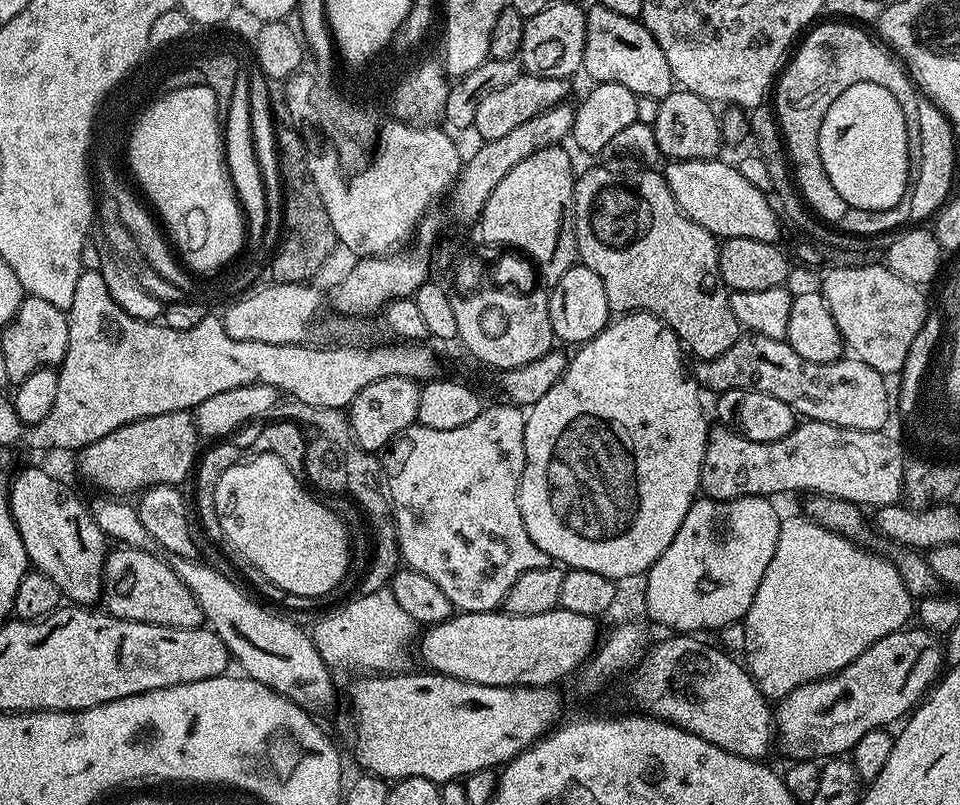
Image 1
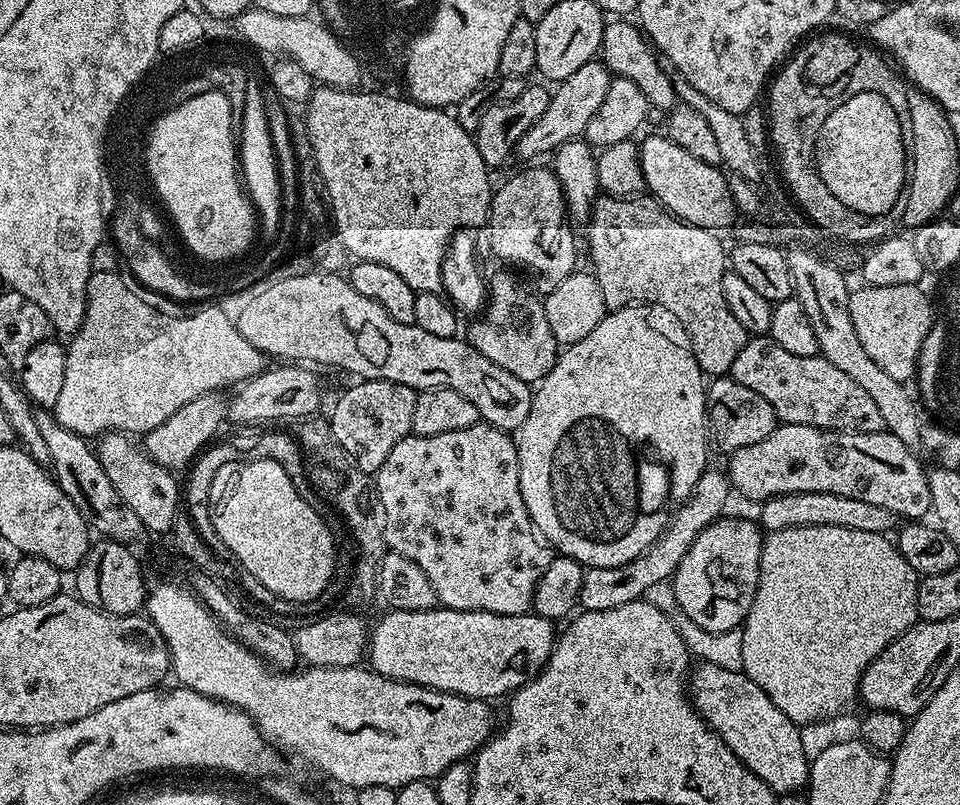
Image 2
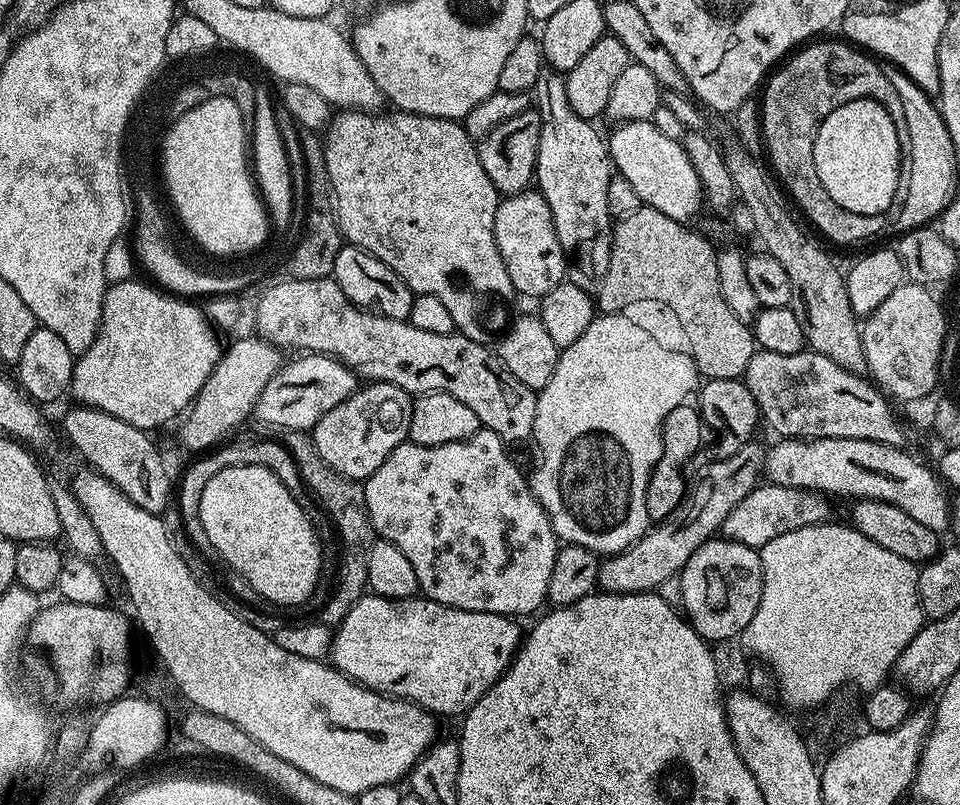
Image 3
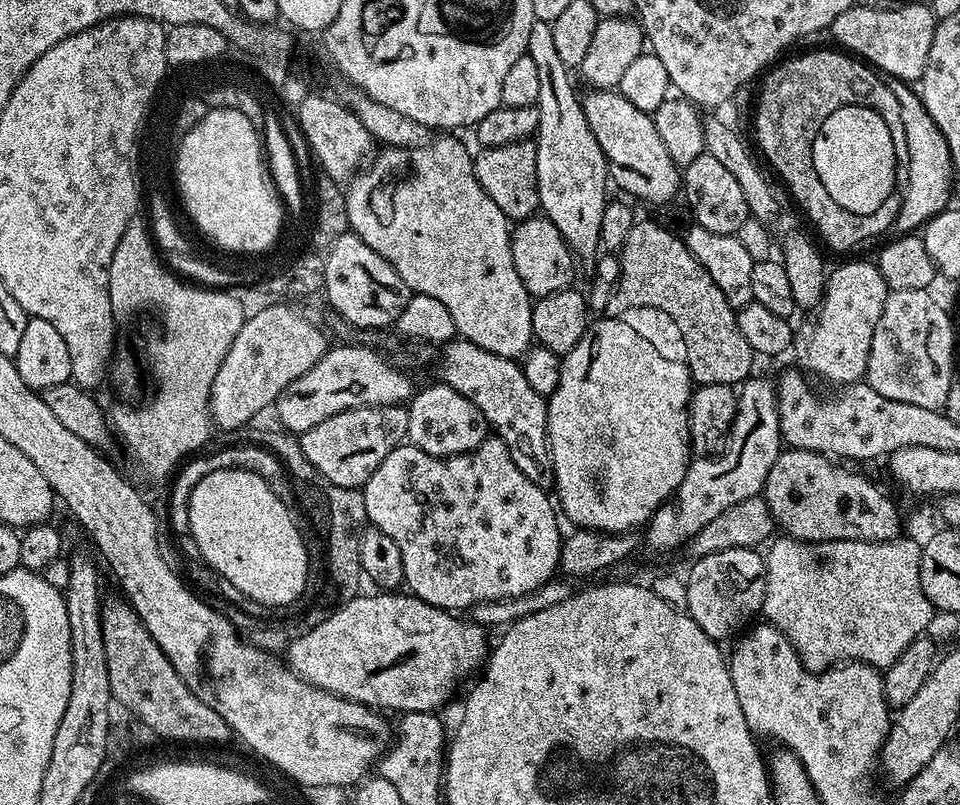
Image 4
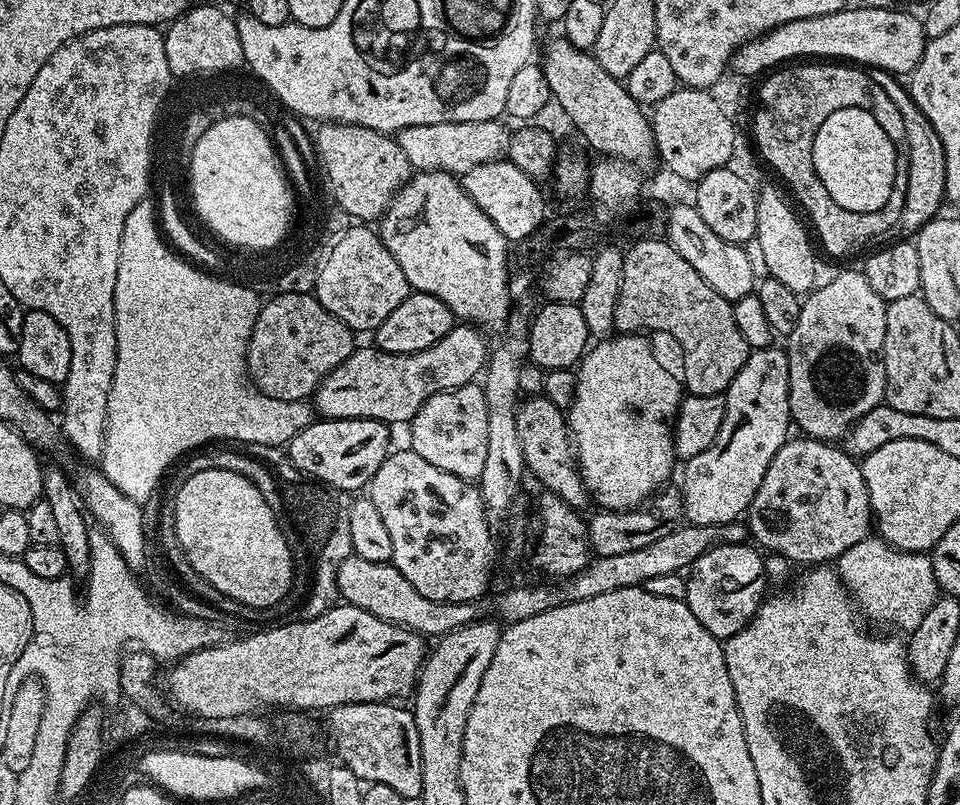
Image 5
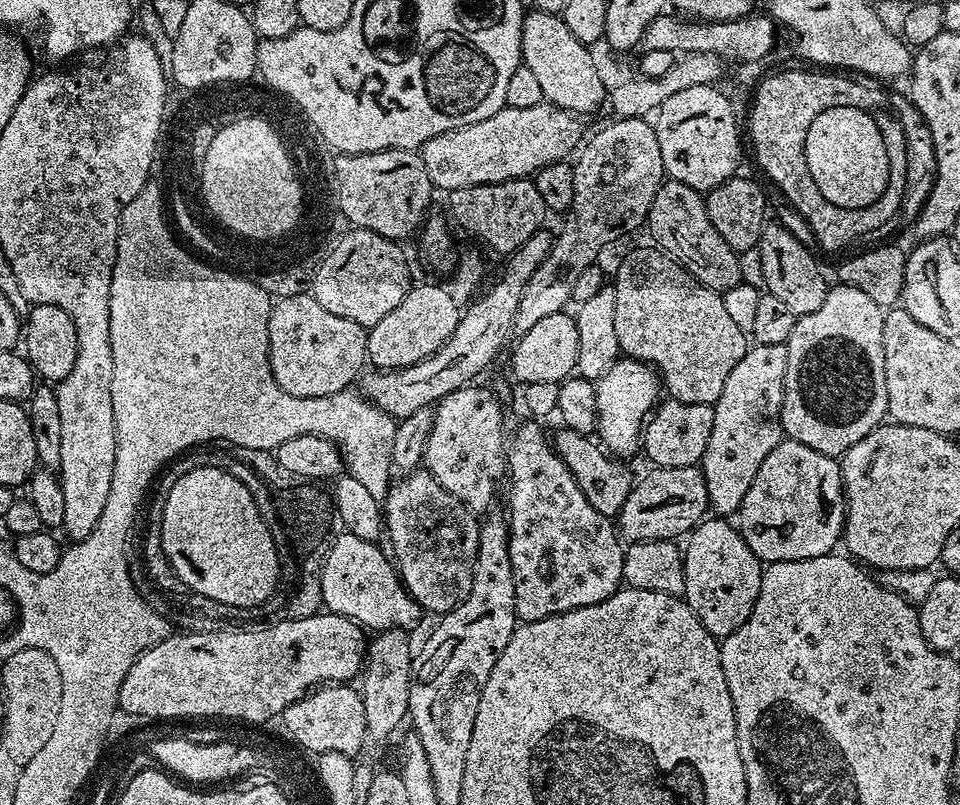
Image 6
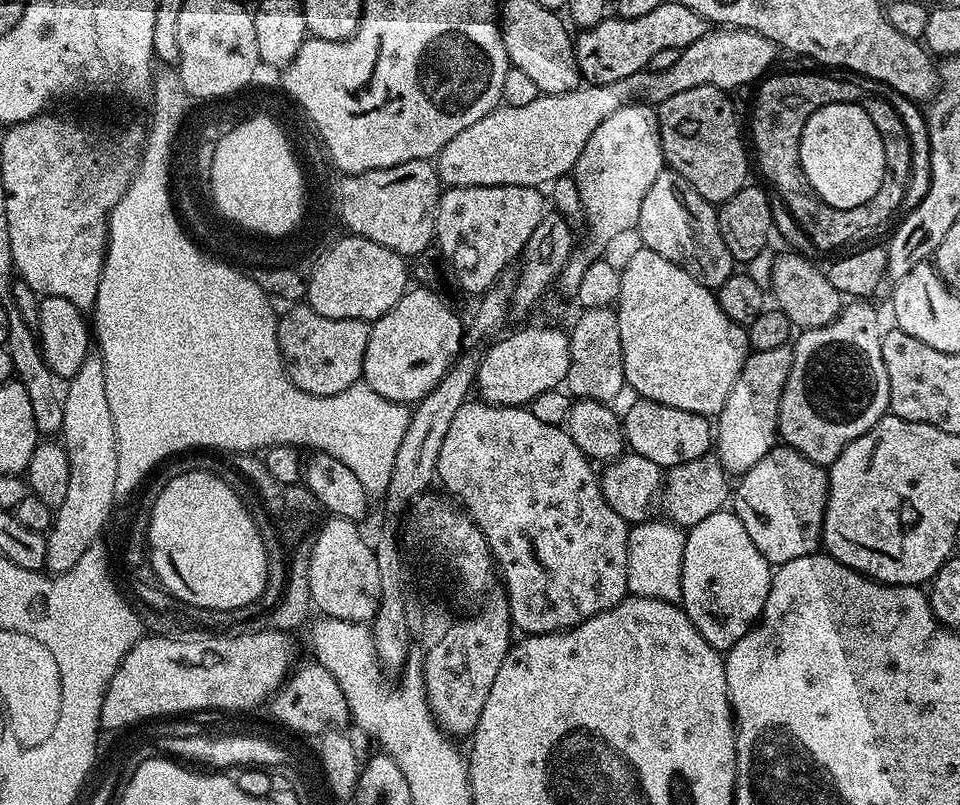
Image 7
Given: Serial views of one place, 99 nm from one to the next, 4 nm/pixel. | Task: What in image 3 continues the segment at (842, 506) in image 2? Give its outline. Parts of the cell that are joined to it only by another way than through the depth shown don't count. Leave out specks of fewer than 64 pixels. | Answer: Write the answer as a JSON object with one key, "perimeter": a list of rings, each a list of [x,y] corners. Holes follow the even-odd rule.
{"perimeter":[[[771,482],[757,483],[756,487],[726,514],[726,522],[722,522],[720,532],[723,539],[733,540],[742,546],[759,549],[770,542],[770,538],[778,538],[781,534],[790,534],[790,530],[798,530],[802,526],[827,524],[833,519],[829,497],[810,492],[803,488],[791,488]]]}

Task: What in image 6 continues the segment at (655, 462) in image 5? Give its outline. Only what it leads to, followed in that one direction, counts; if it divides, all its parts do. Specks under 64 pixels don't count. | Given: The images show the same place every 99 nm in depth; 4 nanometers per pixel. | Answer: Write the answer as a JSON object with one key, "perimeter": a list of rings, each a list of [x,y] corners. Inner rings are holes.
{"perimeter":[[[621,358],[602,374],[596,385],[596,431],[599,443],[617,458],[629,458],[642,448],[646,417],[658,403],[662,380],[643,360]]]}

